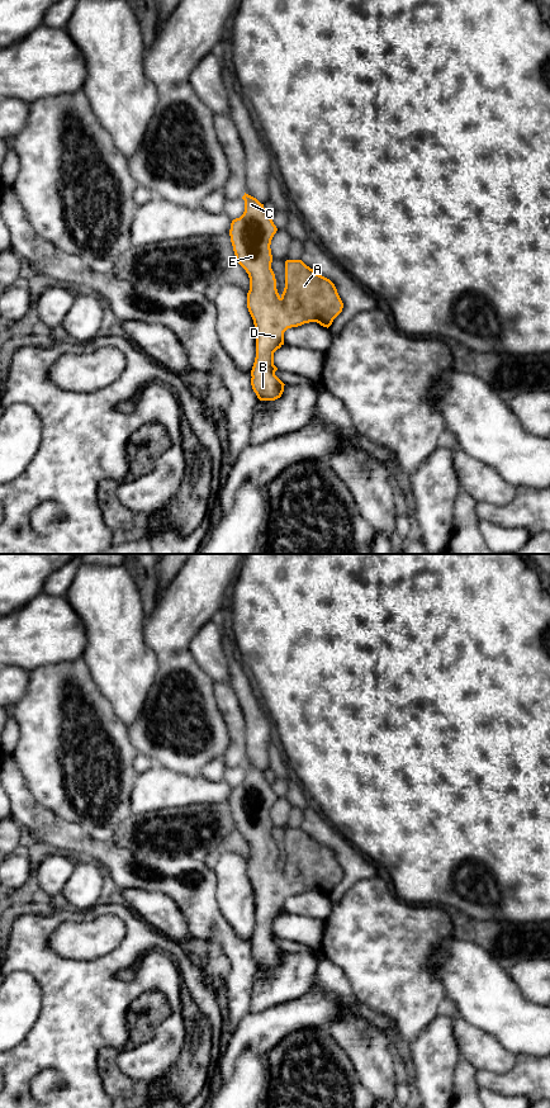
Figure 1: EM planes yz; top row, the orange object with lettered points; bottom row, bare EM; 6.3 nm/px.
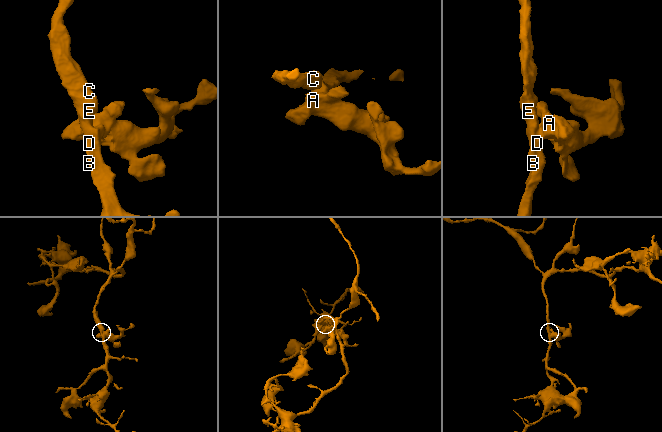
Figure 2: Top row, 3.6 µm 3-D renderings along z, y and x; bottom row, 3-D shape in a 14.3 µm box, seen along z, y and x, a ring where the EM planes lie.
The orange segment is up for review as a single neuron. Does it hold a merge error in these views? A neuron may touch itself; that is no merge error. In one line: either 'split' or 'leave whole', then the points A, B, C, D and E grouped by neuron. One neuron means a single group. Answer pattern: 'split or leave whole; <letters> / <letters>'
leave whole; A B C D E

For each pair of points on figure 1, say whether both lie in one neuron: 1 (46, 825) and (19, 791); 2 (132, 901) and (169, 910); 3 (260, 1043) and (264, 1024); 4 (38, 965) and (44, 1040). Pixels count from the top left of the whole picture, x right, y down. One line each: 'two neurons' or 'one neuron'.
1: one neuron
2: one neuron
3: one neuron
4: one neuron

